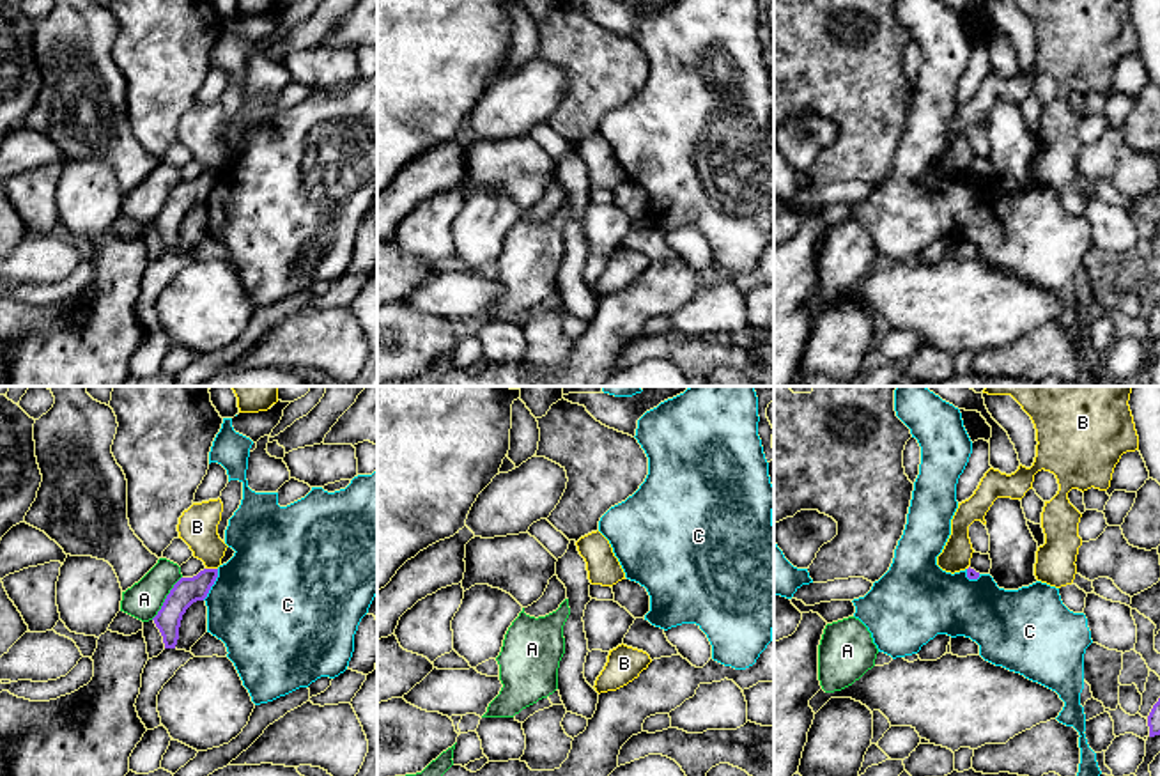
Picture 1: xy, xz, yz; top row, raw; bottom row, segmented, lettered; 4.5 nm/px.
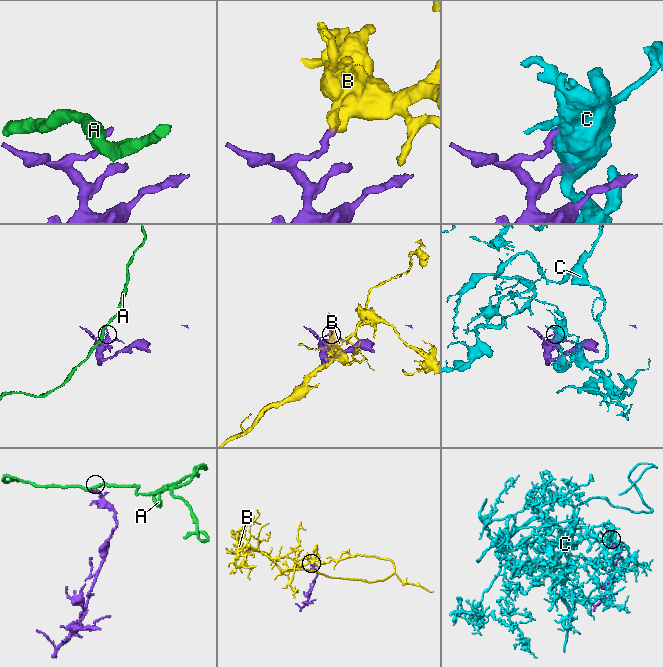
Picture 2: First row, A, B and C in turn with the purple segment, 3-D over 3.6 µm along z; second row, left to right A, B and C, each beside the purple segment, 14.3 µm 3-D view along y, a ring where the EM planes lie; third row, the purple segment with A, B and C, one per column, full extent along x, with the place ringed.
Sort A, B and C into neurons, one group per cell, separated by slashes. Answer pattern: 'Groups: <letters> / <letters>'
Groups: A / B / C

